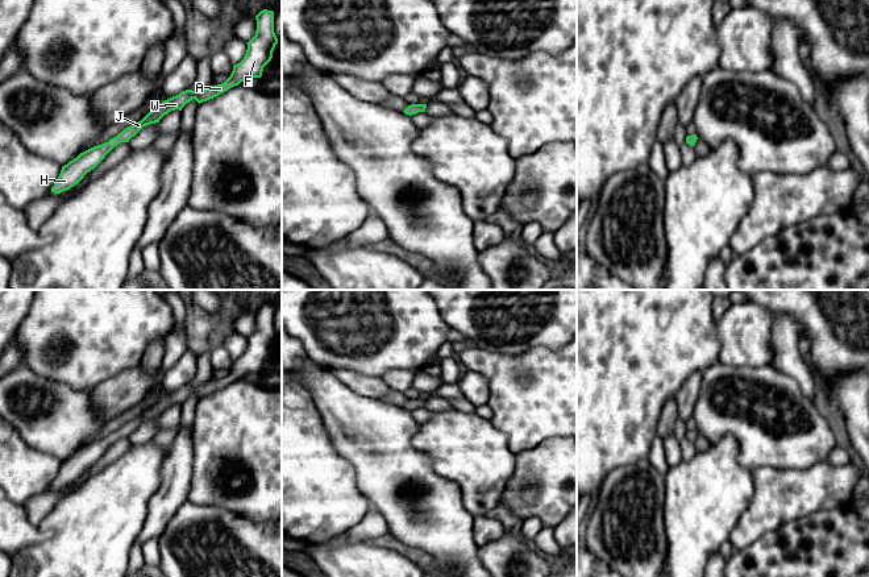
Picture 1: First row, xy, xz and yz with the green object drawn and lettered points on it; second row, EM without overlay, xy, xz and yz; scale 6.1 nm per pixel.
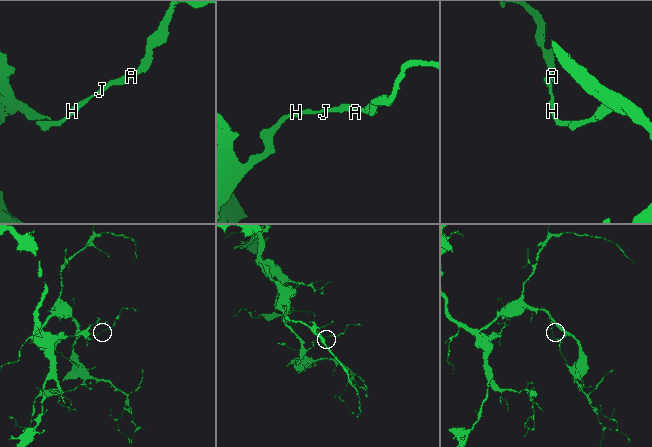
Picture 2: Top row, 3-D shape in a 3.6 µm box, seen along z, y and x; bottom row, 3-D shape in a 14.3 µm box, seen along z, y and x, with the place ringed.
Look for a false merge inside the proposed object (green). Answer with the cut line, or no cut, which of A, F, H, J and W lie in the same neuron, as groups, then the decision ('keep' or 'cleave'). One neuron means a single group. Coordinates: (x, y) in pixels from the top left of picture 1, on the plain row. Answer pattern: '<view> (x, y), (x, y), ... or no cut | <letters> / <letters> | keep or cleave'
no cut | A F H J W | keep

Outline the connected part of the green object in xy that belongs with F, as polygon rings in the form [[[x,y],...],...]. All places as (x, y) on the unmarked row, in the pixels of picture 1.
[[[263,304],[257,311],[255,331],[246,337],[248,345],[244,354],[233,361],[230,371],[221,379],[209,381],[203,386],[186,385],[176,391],[172,391],[159,398],[141,416],[125,423],[108,437],[93,441],[76,453],[62,461],[61,469],[51,482],[51,487],[61,489],[78,480],[87,468],[93,465],[105,451],[118,439],[129,437],[144,422],[159,418],[159,415],[171,406],[179,404],[195,394],[199,399],[219,391],[229,383],[238,381],[249,373],[261,373],[263,362],[271,356],[273,346],[278,339],[274,328],[274,307]]]

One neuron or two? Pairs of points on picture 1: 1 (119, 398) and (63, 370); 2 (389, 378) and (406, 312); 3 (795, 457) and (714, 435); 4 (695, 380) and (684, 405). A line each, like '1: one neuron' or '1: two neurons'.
1: two neurons
2: two neurons
3: one neuron
4: one neuron

